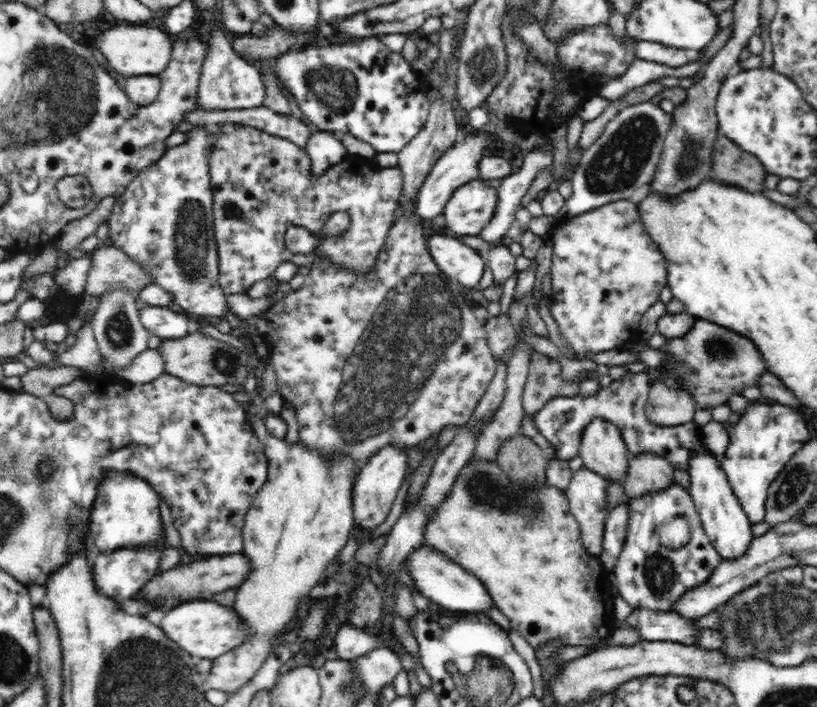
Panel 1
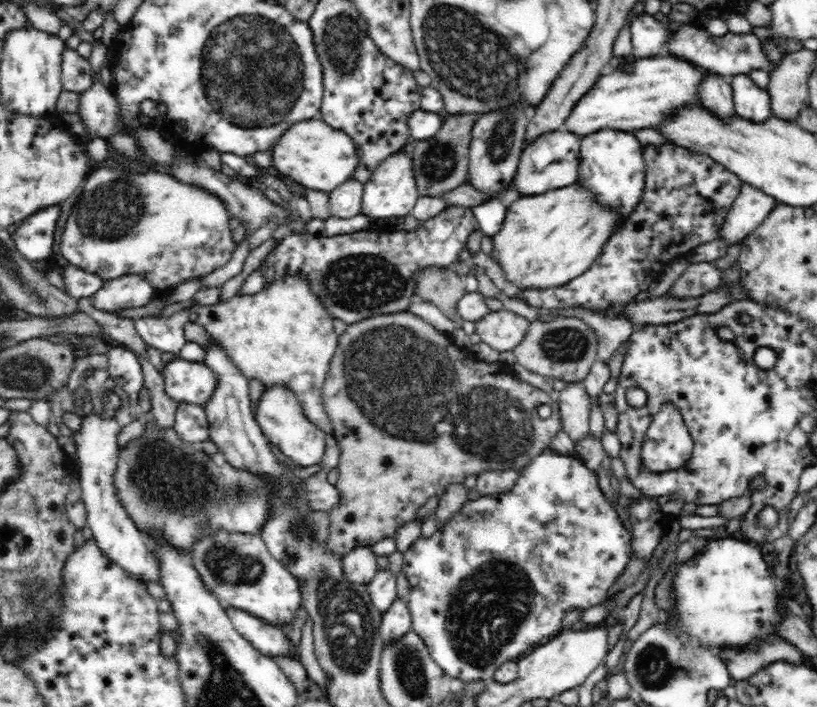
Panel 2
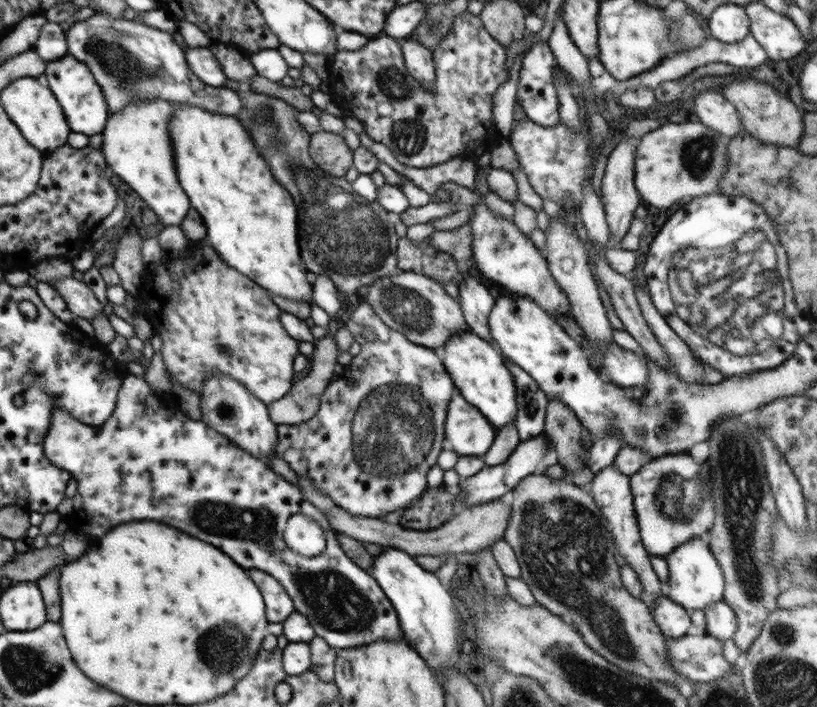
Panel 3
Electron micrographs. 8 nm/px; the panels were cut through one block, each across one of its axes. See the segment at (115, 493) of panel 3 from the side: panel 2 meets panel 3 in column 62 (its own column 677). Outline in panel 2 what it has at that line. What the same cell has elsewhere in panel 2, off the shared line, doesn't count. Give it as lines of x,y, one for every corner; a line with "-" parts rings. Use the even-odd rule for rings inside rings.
664,401
654,418
651,419
641,448
641,466
650,472
666,473
686,466
687,460
691,458
693,441
690,433
687,432
681,412
672,401

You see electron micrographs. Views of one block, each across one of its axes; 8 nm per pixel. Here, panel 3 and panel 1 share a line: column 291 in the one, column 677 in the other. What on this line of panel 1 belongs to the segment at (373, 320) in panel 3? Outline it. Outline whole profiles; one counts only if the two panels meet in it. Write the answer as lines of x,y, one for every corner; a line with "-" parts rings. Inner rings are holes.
628,372
622,378
613,380
609,386
601,387
593,395
578,394
575,397
551,398
542,410
534,414
536,428
552,444
552,448
556,451
556,459
570,461
579,456
579,446
585,426
588,426
593,418
604,418
619,428
630,456
646,453
658,454
674,469
688,472
690,452
692,450
709,451
703,442
701,427
694,420
678,426
651,424
644,410
651,385
647,373

